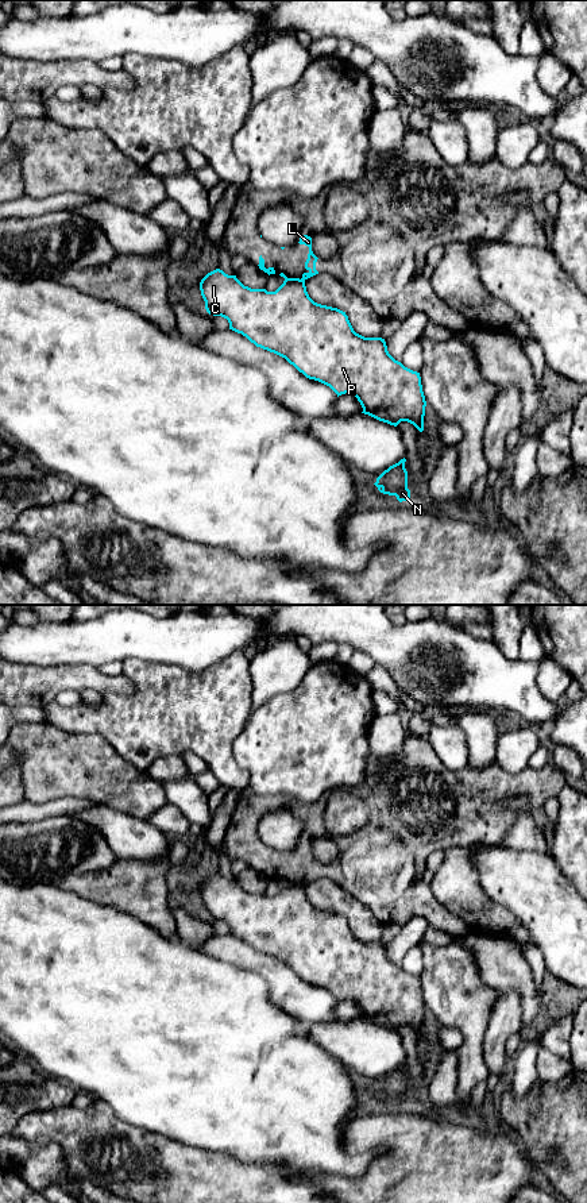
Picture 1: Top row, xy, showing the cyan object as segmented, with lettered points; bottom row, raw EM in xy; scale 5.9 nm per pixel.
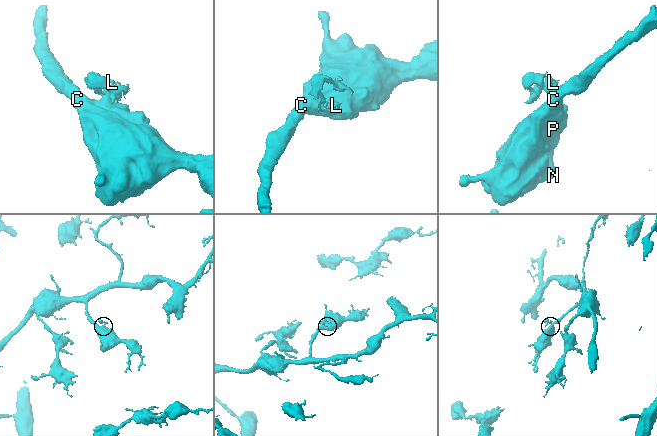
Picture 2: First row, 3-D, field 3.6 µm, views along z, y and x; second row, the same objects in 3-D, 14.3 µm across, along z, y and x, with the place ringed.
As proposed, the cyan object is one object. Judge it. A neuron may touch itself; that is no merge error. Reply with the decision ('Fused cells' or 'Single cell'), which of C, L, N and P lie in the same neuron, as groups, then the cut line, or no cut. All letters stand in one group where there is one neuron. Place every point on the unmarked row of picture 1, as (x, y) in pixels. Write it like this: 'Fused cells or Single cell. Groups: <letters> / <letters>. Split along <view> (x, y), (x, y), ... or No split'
Fused cells. Groups: C N P / L. Split along xy (301, 883), (304, 885)

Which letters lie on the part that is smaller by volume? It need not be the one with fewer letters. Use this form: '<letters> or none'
L

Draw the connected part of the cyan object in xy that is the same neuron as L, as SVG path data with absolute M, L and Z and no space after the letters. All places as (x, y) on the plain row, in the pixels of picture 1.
M300 840L300 847L298 848L309 852L308 864L305 867L305 874L308 876L302 879L302 884L308 884L308 883L318 879L318 876L316 875L316 867L317 867L318 863L312 856L312 843L310 841Z

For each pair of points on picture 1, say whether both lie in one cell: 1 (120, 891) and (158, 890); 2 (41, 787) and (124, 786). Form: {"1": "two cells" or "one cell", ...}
{"1": "one cell", "2": "one cell"}

